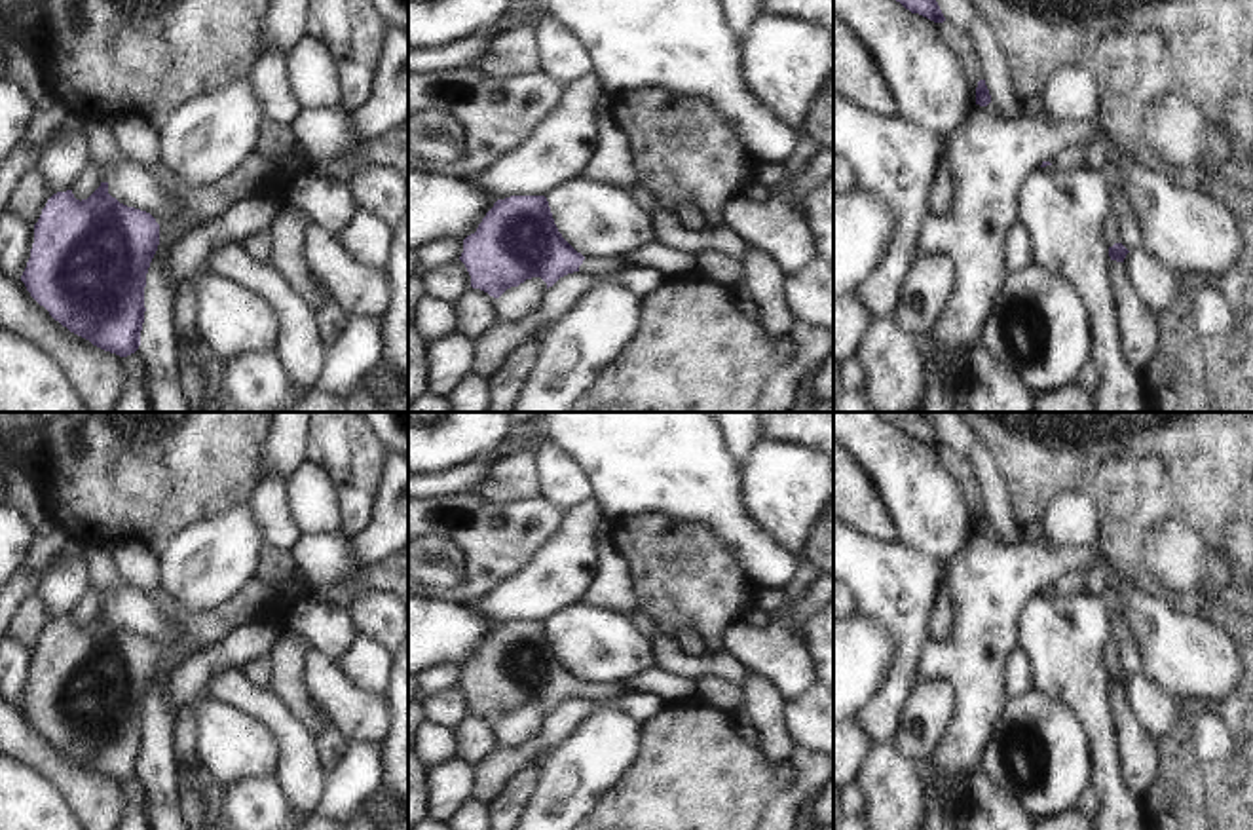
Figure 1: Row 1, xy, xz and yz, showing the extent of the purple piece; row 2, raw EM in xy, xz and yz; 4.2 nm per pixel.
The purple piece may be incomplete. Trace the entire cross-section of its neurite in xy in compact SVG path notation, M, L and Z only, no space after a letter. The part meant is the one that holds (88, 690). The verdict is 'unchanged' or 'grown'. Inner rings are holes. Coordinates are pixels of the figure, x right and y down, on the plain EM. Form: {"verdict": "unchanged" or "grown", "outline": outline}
{"verdict": "grown", "outline": "M252 575L232 598L213 608L190 610L167 591L150 591L152 598L188 631L188 638L180 646L154 644L146 636L120 629L108 619L108 608L101 608L82 627L74 623L72 615L57 617L47 625L34 650L34 669L21 707L30 722L70 758L104 777L127 783L140 771L146 699L158 670L178 667L196 651L222 642L237 627L264 613L279 593L281 589Z"}

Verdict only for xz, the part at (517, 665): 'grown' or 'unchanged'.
grown

